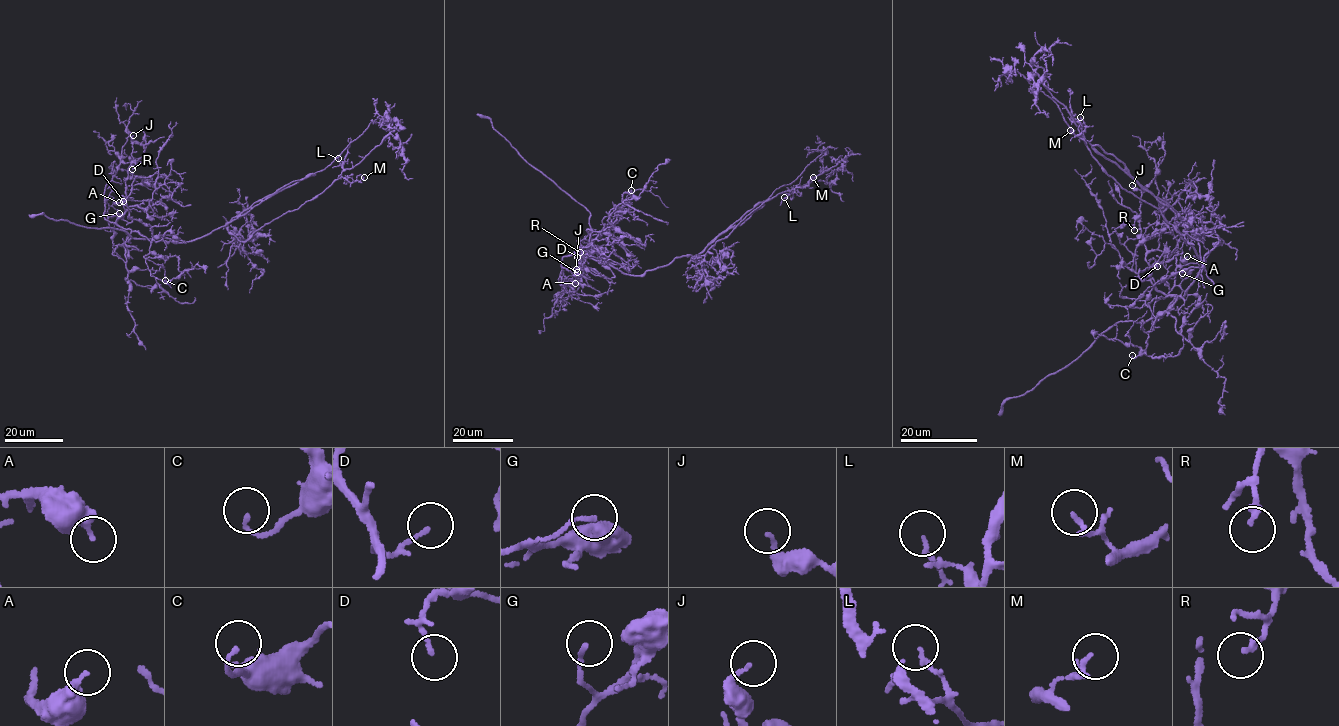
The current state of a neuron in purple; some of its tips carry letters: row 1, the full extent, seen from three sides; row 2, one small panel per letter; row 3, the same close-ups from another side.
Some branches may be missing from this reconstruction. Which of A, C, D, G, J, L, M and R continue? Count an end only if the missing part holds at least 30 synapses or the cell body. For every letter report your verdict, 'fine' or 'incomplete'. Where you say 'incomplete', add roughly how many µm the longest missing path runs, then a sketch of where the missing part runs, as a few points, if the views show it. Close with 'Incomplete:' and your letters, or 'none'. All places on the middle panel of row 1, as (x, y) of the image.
A: fine
C: fine
D: fine
G: fine
J: fine
L: fine
M: fine
R: fine
Incomplete: none

